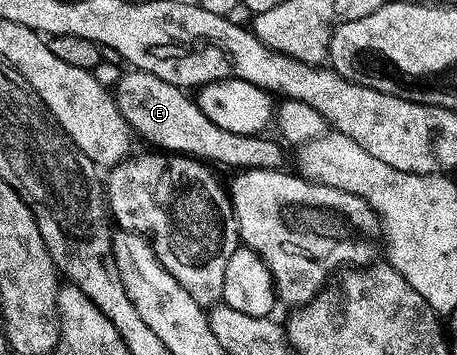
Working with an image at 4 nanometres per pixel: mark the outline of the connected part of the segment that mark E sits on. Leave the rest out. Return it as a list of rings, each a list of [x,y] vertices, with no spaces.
[[[130,70],[129,74],[122,77],[117,89],[115,88],[115,96],[120,113],[127,119],[134,134],[140,138],[142,136],[162,152],[190,156],[205,163],[218,162],[241,171],[279,171],[286,166],[285,153],[279,144],[261,135],[237,136],[223,131],[204,115],[192,96],[173,84],[163,82],[158,76]]]

